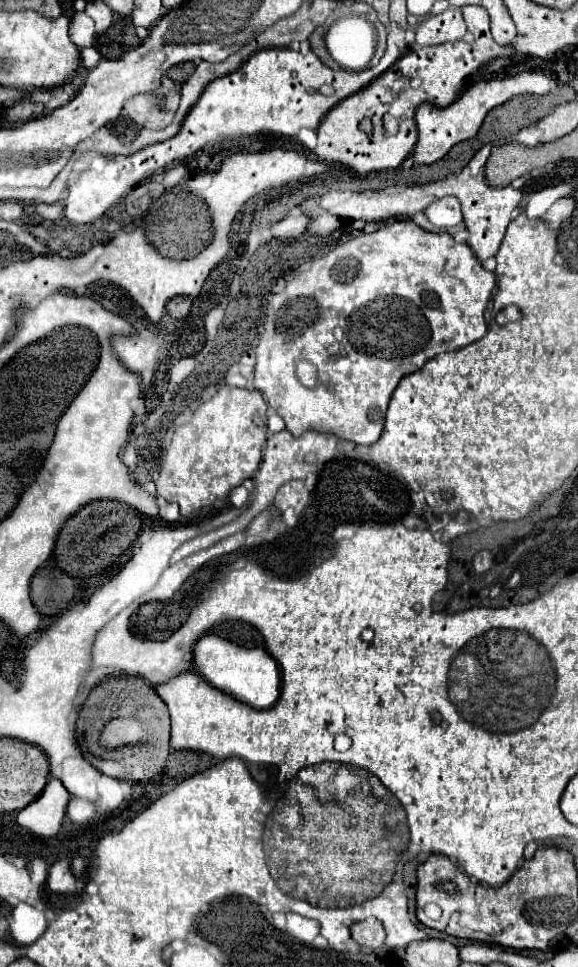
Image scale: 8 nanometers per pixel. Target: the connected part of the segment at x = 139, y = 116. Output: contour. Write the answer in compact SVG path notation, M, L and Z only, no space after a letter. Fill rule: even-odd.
M163 76L159 90L129 98L123 106L123 112L137 126L159 130L171 124L177 106L179 106L179 92L175 88L175 82Z

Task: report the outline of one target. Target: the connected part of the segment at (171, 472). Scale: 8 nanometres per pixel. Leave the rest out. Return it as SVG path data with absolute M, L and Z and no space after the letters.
M221 386L209 402L195 410L187 424L175 430L163 470L155 482L157 496L179 504L183 516L227 498L235 486L245 478L253 478L259 468L267 428L259 426L255 420L263 420L265 416L267 404L257 390Z

